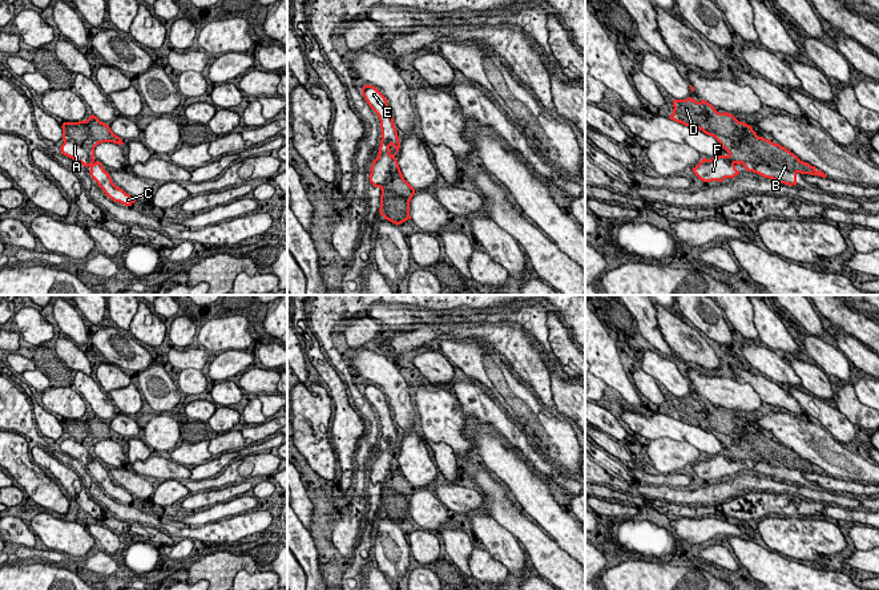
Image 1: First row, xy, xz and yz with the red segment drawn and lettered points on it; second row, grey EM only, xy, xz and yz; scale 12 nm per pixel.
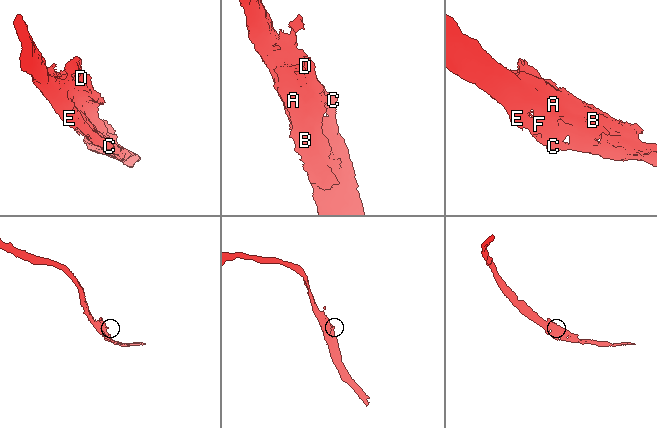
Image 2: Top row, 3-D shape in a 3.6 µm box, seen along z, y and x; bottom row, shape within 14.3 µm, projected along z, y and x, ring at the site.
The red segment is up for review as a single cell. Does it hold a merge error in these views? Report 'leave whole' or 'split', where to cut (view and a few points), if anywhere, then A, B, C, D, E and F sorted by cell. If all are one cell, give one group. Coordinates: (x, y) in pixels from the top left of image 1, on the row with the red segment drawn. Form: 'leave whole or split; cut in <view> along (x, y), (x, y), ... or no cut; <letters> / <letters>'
leave whole; no cut; A B C D E F

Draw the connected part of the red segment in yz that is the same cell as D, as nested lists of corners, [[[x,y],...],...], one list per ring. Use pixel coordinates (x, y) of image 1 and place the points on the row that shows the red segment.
[[[691,97],[686,100],[674,98],[673,106],[670,120],[714,137],[729,153],[711,159],[702,158],[691,169],[703,182],[722,182],[725,178],[734,178],[739,174],[735,169],[739,163],[747,171],[789,186],[797,185],[798,173],[827,177],[822,170],[816,171],[815,166],[801,161],[779,144],[758,137],[750,125],[739,122],[733,114],[717,112],[705,100],[698,102]]]

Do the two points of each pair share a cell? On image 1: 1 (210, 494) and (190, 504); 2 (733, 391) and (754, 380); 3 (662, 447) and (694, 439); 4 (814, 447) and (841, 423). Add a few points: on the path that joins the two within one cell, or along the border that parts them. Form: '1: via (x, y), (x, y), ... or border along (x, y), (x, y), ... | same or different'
1: via (205, 498), (196, 500) | same
2: border along (740, 380), (749, 384), (763, 401) | different
3: border along (653, 439), (670, 437), (684, 440), (705, 455) | different
4: border along (822, 425), (841, 444) | different

